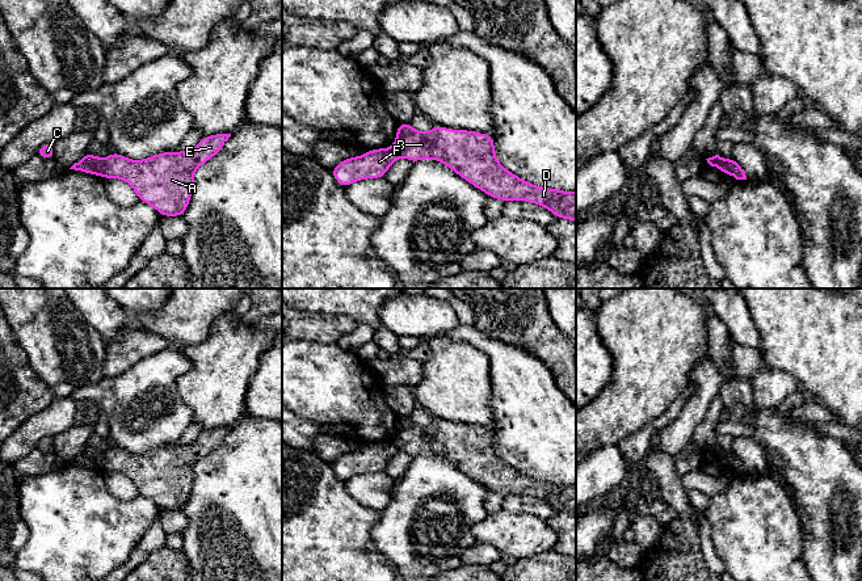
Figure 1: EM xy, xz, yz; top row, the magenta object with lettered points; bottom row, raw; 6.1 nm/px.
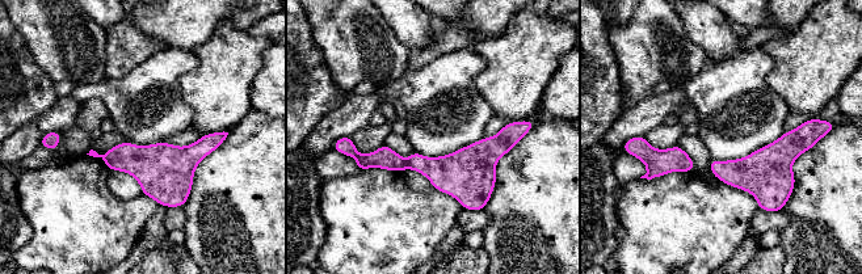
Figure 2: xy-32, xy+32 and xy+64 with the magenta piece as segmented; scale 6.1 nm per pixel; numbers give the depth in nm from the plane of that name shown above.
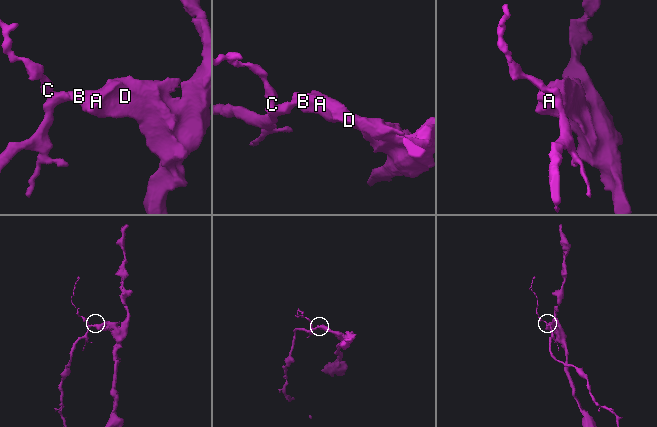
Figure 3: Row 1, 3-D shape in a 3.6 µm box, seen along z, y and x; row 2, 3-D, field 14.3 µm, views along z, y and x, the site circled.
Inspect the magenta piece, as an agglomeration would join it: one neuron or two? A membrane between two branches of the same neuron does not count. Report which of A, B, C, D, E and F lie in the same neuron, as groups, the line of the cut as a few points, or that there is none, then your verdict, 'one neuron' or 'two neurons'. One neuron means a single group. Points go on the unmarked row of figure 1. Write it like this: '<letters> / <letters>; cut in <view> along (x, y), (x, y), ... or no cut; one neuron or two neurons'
A B D E / C F; cut in xy along (101, 454), (104, 470); two neurons

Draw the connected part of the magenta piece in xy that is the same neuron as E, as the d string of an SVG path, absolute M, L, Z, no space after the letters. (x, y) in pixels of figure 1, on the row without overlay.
M231 428L203 430L192 443L156 447L142 454L131 454L112 446L102 452L104 471L126 475L135 484L138 493L151 498L161 510L182 510L193 488L194 466L218 449L230 430Z

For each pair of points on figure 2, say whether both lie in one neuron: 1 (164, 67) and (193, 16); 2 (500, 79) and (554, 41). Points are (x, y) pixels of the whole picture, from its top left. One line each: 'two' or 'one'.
1: two
2: one

